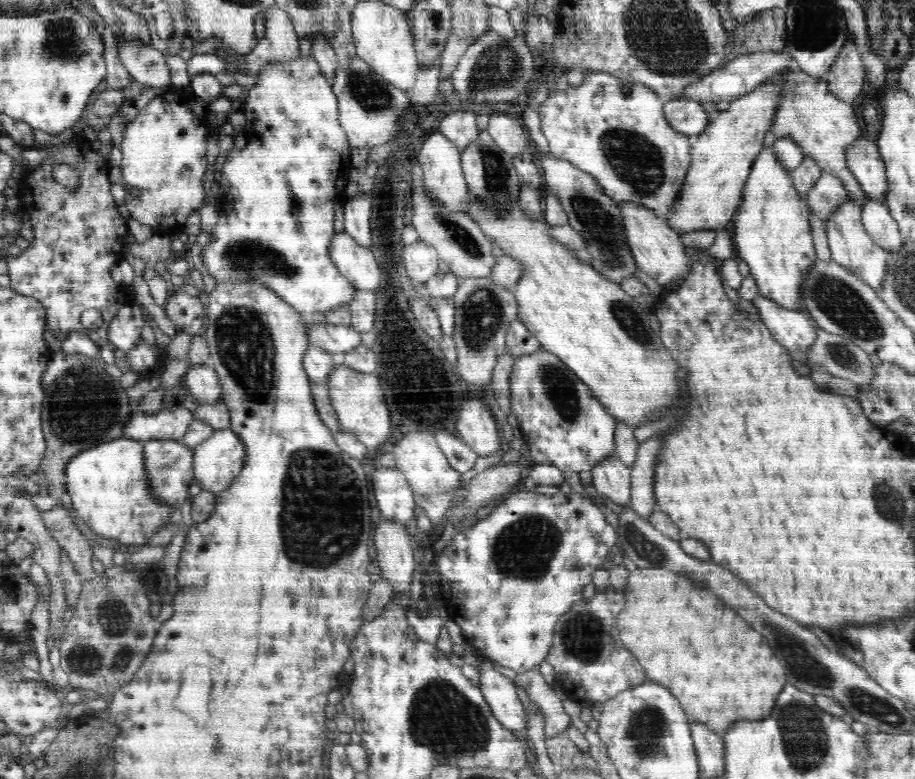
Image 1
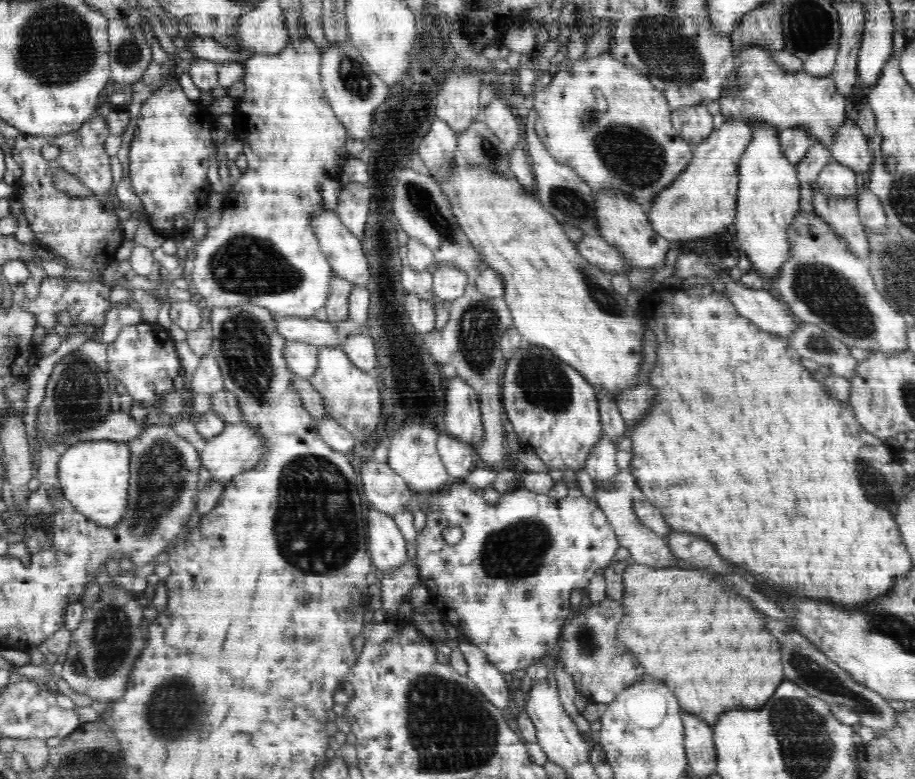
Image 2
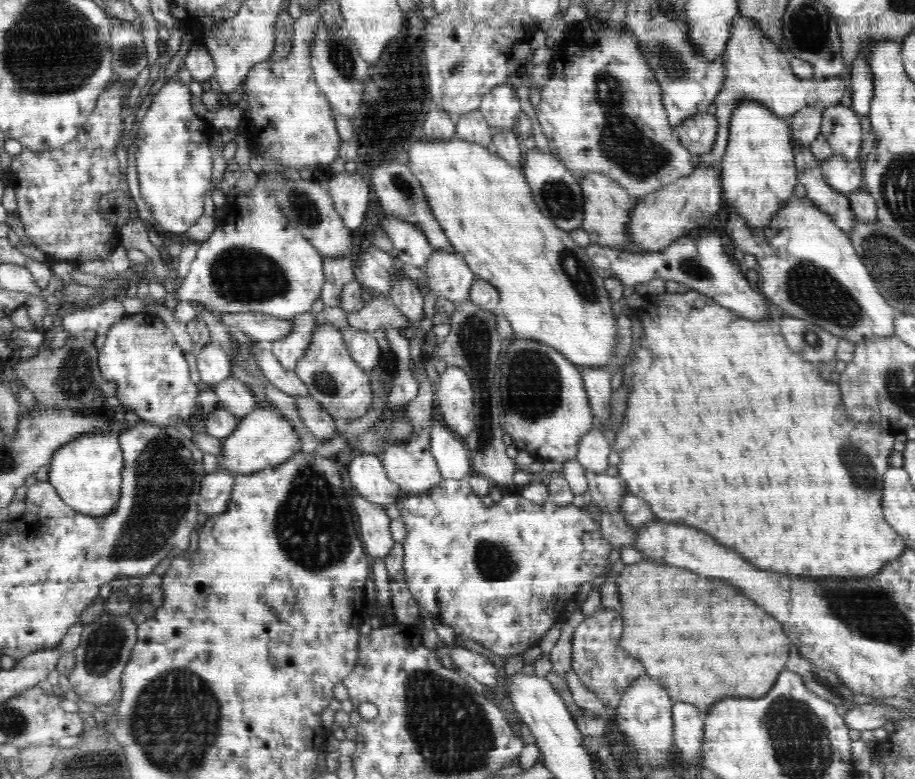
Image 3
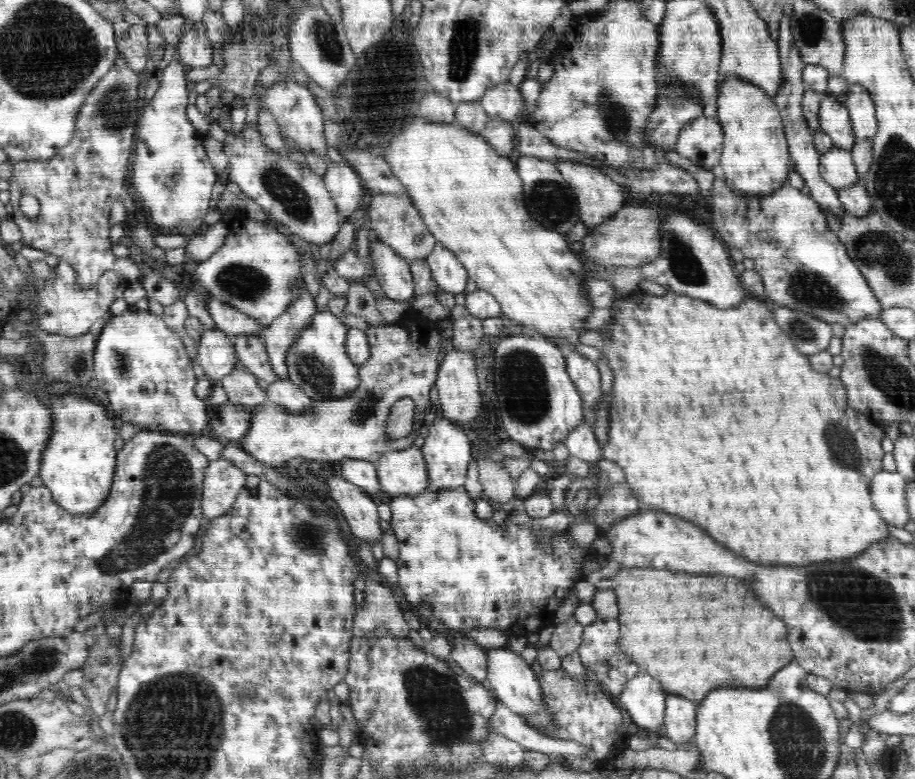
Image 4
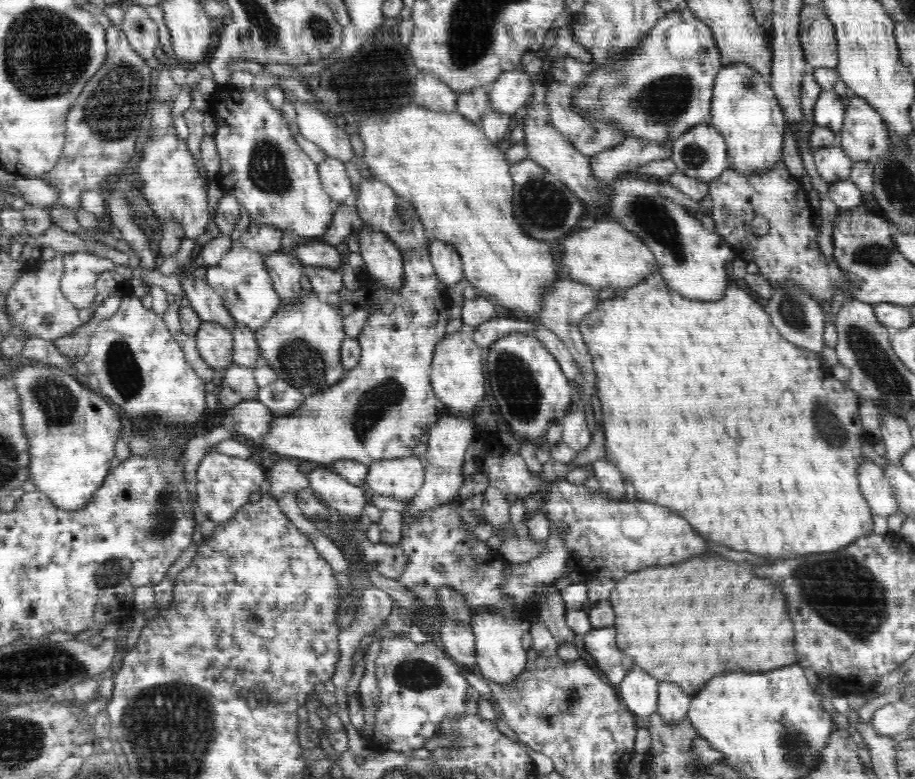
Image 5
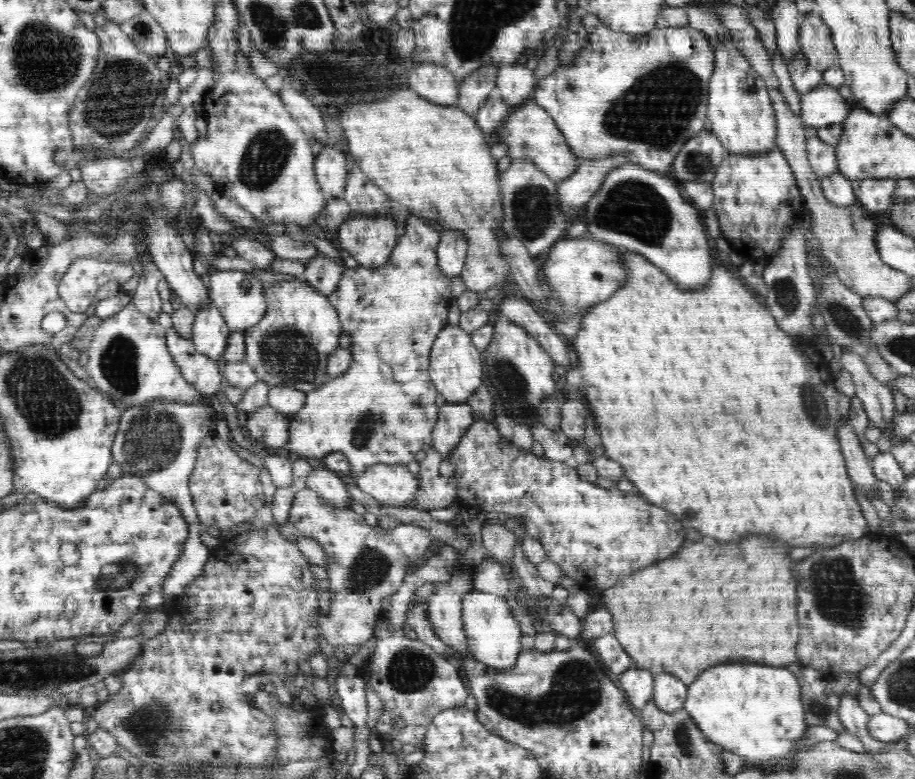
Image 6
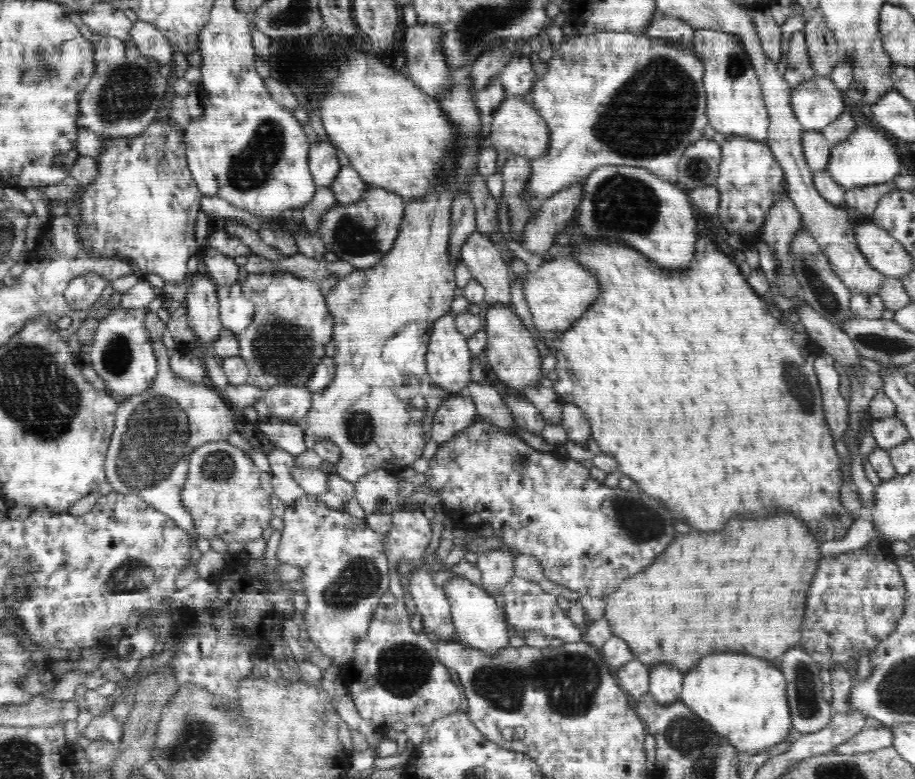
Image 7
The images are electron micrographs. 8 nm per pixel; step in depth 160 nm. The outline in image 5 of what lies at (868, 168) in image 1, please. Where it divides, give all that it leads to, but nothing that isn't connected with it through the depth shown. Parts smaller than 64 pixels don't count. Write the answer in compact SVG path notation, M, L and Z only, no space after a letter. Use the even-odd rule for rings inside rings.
M823 90L814 106L813 122L839 134L845 120L845 106L844 98L840 98L836 92Z

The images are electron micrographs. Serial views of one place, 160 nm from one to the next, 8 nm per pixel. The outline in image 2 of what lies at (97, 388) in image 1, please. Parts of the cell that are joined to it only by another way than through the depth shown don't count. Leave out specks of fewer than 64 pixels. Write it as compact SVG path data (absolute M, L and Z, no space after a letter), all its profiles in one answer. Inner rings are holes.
M79 349L72 351L64 356L60 362L57 362L47 381L45 397L38 407L36 419L37 426L42 431L44 441L48 441L50 445L64 443L64 445L70 446L70 444L73 444L69 442L69 436L72 433L77 433L82 429L89 429L97 425L105 416L113 412L113 410L110 411L110 390L102 388L102 384L106 384L107 378L107 373L102 371L92 359L80 352Z

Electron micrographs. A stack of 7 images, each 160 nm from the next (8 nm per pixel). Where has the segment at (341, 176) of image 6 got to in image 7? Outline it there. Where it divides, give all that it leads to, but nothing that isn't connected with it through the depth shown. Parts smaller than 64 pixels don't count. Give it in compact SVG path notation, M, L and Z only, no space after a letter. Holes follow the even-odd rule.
M328 140L309 143L309 153L307 157L309 170L312 174L316 189L320 190L320 188L330 188L342 168L338 158L336 157L336 147Z

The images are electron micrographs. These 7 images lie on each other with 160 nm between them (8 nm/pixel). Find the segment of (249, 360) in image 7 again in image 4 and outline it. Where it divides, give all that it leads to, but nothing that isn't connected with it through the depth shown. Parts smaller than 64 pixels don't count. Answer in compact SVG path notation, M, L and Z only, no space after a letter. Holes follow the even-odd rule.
M317 310L286 353L287 378L314 402L337 399L355 391L360 382L358 367L347 355L348 328L330 311Z

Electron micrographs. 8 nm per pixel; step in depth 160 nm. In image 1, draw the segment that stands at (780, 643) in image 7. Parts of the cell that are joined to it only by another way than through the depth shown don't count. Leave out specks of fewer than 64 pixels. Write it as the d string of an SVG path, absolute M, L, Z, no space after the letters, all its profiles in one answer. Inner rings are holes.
M663 568L633 570L623 592L625 605L617 616L621 643L640 660L650 681L664 684L680 698L688 722L702 723L723 737L735 722L757 721L772 712L780 690L788 684L784 666L774 658L768 642L716 594Z

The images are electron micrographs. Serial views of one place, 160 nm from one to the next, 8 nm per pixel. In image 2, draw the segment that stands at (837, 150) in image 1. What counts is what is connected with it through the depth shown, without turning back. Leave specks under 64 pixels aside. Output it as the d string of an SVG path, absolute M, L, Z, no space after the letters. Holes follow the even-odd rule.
M758 46L744 48L736 62L740 88L721 96L717 122L742 119L750 124L768 123L778 132L783 128L802 127L810 131L814 142L829 149L833 132L846 122L847 99L837 91L830 75L814 77L805 71L791 74L774 63L770 51Z

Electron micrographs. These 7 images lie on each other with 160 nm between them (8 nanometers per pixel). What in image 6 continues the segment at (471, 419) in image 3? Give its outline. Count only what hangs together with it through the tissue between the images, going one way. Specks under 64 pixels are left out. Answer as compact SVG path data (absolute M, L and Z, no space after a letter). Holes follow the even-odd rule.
M451 325L442 329L434 339L429 358L429 375L437 391L448 403L466 403L483 382L481 350L471 342L471 333Z

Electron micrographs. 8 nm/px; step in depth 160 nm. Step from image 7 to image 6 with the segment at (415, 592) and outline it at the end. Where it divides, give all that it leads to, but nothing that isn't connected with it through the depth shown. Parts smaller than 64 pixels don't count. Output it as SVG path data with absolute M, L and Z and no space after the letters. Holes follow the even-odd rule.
M458 571L447 584L436 584L434 594L423 600L434 632L454 655L470 657L462 622L462 596L473 590L472 575Z

